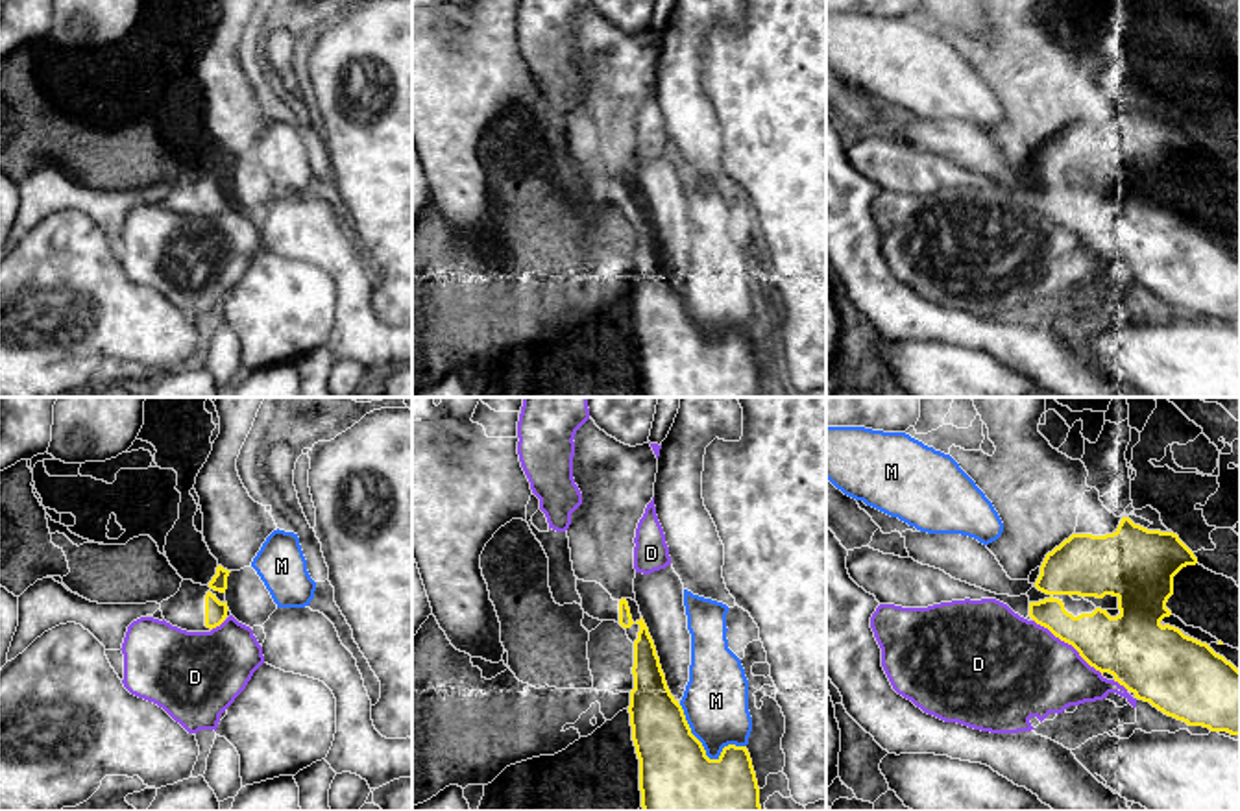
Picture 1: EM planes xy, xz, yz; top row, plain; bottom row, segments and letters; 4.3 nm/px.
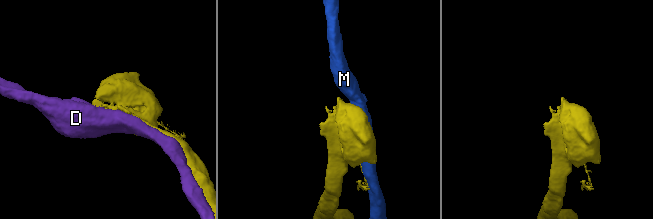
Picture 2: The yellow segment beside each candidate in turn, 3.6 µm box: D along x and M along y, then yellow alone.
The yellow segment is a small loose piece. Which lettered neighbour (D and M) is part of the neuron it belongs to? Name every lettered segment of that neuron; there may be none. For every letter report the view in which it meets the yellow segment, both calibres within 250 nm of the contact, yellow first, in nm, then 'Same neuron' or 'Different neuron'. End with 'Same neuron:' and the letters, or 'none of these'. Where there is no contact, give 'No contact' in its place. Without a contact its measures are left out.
D: Touches yellow in yz. Thickness 280 nm (yellow) against 420 nm. Different neuron
M: Touches yellow in xz. Thickness 440 nm (yellow) against 280 nm. Different neuron
Same neuron: none of these

